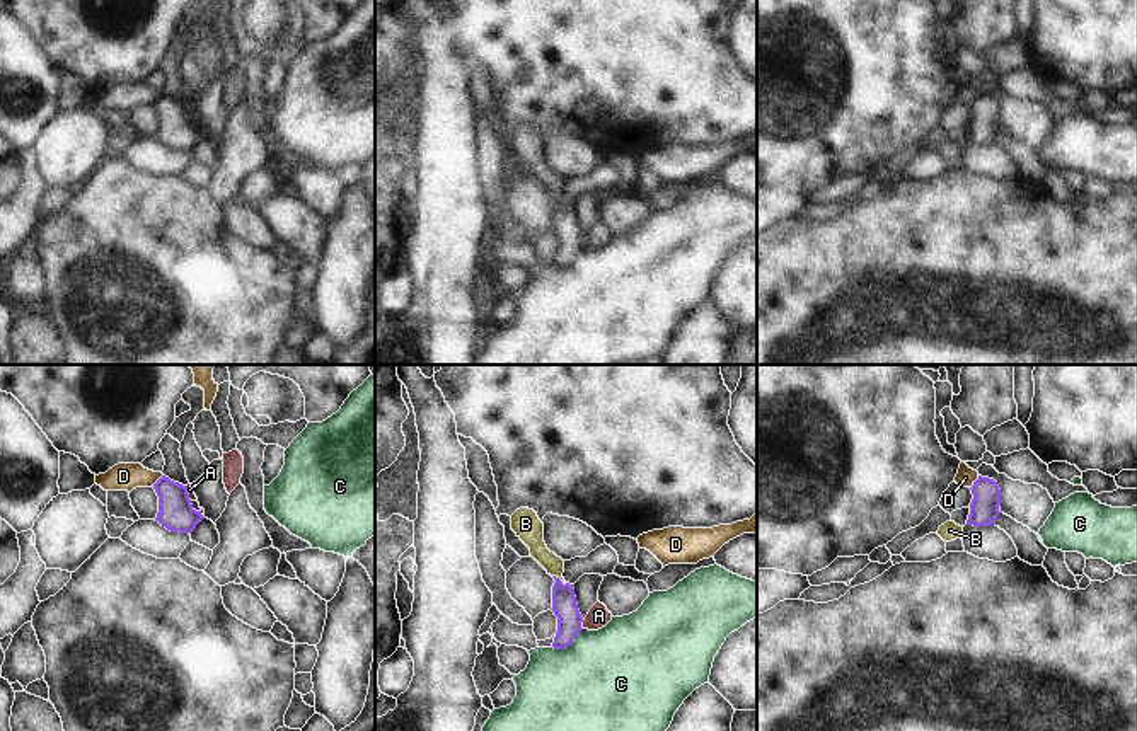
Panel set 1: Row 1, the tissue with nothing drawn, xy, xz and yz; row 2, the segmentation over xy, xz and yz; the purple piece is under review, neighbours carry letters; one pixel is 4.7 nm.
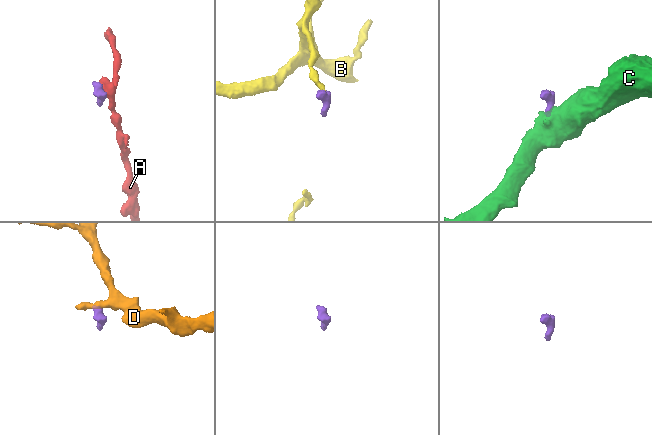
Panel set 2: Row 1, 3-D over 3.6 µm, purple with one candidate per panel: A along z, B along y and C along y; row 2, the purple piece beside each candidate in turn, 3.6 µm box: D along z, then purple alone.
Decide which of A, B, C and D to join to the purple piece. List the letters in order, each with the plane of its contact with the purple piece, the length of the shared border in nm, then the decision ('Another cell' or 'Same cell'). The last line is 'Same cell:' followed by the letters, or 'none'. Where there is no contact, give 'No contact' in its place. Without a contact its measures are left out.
A: Touches purple in xy. Shared border 80 nm. Another cell
B: Touches purple in xz. Shared border 70 nm. Same cell
C: Touches purple in xz. Shared border 170 nm. Another cell
D: Touches purple in xy. Shared border 80 nm. Another cell
Same cell: B.

